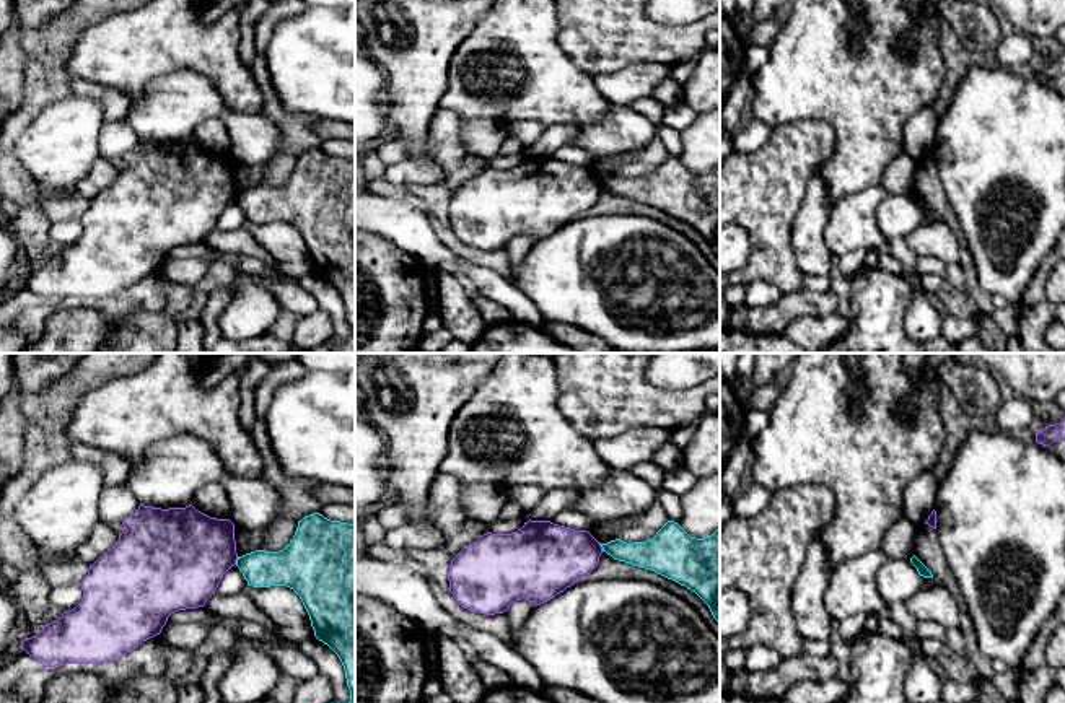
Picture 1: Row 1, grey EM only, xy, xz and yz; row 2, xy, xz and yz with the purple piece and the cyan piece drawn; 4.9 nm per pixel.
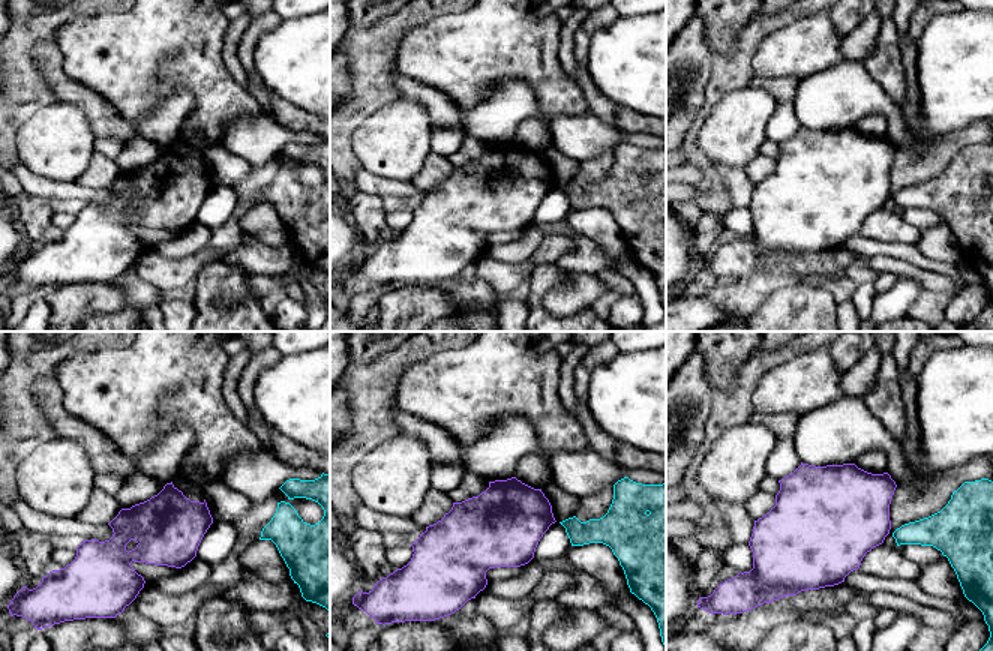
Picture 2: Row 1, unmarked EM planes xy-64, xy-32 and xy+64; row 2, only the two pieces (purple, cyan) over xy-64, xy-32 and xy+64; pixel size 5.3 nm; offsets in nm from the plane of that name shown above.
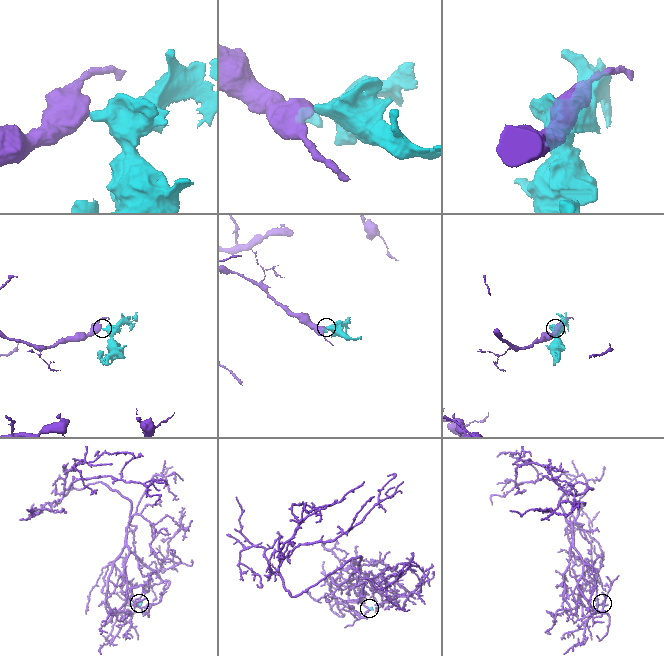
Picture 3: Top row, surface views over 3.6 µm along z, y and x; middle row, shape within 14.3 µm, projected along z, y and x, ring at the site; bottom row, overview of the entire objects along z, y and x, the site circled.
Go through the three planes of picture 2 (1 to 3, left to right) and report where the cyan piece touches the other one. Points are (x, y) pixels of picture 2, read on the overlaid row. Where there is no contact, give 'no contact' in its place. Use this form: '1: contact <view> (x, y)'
1: no contact
2: no contact
3: no contact

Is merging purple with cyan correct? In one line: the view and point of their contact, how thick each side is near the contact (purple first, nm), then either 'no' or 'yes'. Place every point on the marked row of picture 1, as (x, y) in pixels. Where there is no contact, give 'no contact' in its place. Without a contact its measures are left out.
meets purple in xy at (236, 558); 420 nm thick on the purple side, 180 nm on the other; no

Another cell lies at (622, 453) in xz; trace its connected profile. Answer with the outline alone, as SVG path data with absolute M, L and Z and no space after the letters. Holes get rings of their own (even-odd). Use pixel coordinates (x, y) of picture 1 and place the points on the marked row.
M640 426L616 438L594 441L594 449L611 470L630 470L651 462L655 454L671 443L673 431L660 426Z

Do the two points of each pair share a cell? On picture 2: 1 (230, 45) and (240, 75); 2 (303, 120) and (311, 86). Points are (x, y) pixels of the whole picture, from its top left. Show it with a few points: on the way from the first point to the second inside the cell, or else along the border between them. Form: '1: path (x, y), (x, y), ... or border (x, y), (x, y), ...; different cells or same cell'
1: path (230, 53), (234, 68); same cell
2: border (275, 93), (314, 114); different cells

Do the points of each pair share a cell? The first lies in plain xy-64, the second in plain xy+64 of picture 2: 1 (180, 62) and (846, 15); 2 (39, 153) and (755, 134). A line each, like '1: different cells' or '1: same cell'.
1: different cells
2: same cell

